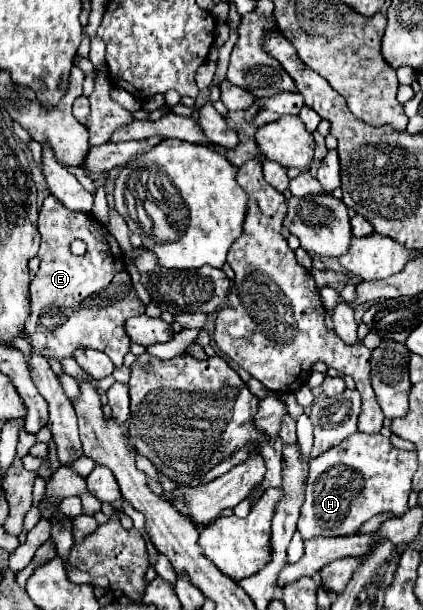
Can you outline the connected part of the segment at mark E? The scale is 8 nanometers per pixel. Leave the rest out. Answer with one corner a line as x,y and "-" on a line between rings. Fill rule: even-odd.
56,196
44,200
38,230
42,234
38,250
40,270
30,282
32,310
28,324
24,324
34,348
46,358
56,360
72,356
76,348
92,348
104,352
114,366
122,366
132,344
124,324
132,316
144,314
146,306
136,296
118,242
92,214
68,210
-
74,240
86,242
88,248
84,256
70,252

